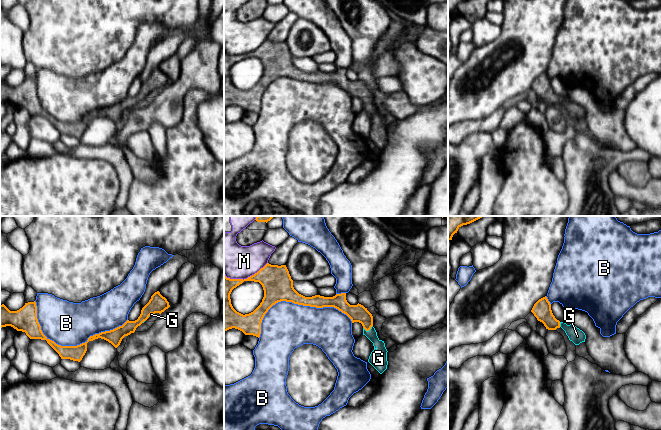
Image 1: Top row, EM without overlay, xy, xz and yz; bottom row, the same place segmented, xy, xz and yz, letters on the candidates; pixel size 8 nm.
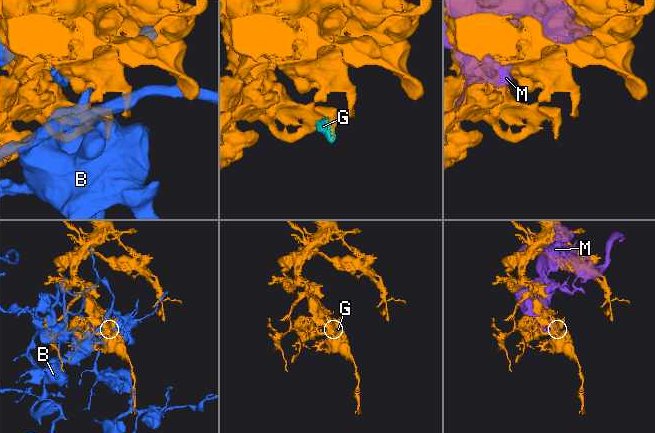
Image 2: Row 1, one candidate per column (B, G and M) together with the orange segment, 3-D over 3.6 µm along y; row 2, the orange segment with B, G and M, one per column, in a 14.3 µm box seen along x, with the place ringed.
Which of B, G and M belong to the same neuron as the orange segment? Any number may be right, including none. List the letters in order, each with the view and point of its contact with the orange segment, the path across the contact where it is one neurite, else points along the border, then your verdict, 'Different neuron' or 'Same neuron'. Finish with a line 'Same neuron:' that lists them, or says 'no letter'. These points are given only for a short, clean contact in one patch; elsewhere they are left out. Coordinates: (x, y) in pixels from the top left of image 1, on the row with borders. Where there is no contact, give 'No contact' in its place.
B: Touches orange at xy (69, 346). Different neuron
G: Touches orange at xz (368, 330). Same neuron
M: Touches orange at xz (245, 279). Different neuron
Same neuron: G

